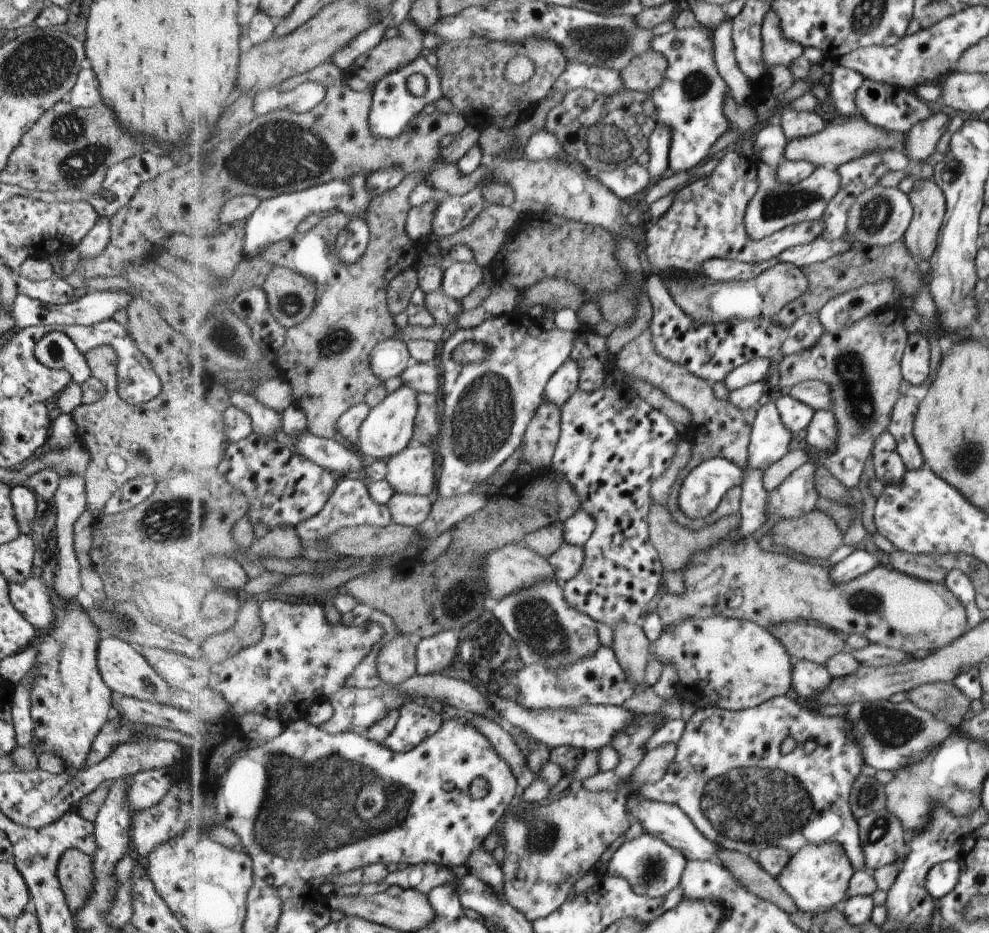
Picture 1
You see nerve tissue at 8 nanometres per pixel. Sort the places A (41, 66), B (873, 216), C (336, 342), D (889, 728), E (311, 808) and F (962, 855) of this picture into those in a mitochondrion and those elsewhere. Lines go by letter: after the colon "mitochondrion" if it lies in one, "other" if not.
A: mitochondrion
B: mitochondrion
C: mitochondrion
D: mitochondrion
E: mitochondrion
F: other

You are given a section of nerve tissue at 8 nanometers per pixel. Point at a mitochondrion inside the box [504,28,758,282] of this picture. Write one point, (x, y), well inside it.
(608, 143)

